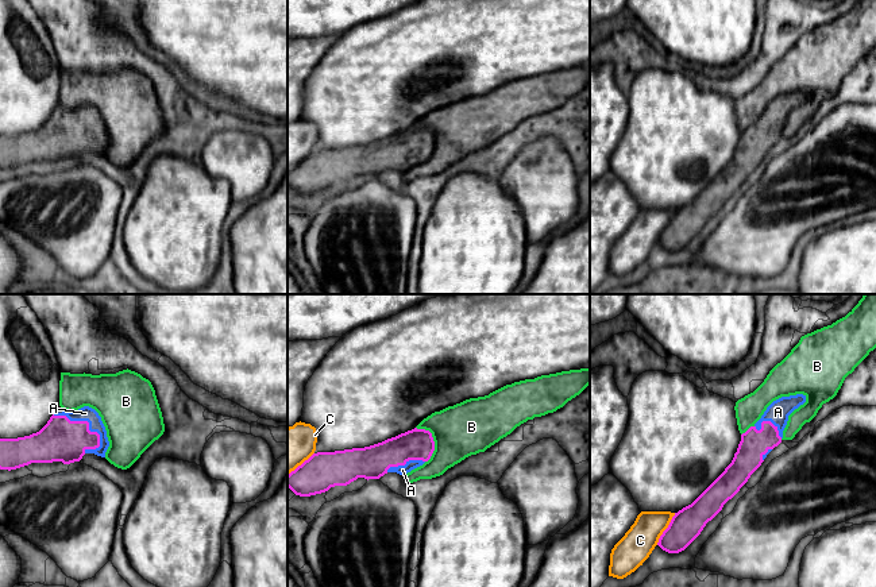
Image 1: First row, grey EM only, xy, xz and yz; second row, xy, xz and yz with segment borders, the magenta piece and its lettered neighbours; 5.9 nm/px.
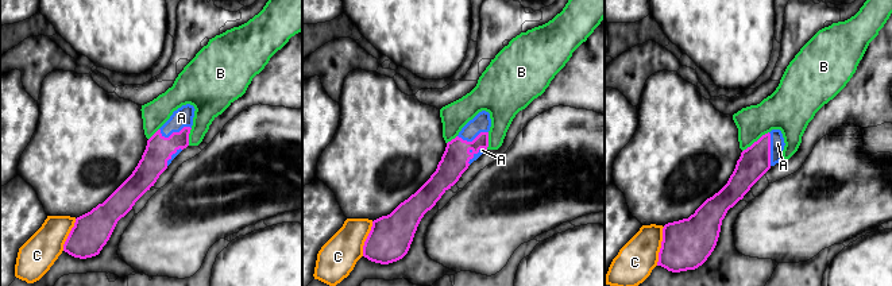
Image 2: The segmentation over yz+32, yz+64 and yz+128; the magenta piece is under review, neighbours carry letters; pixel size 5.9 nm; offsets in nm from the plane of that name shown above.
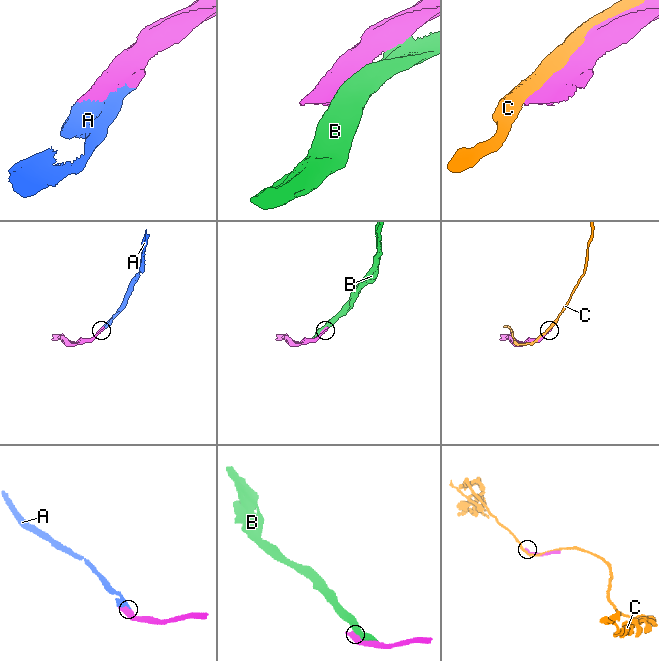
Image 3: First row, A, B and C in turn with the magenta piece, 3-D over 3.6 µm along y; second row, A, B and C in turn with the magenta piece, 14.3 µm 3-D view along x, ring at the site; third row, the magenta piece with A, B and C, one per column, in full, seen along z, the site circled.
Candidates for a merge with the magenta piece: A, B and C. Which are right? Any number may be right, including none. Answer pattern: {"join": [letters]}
{"join": ["A"]}

